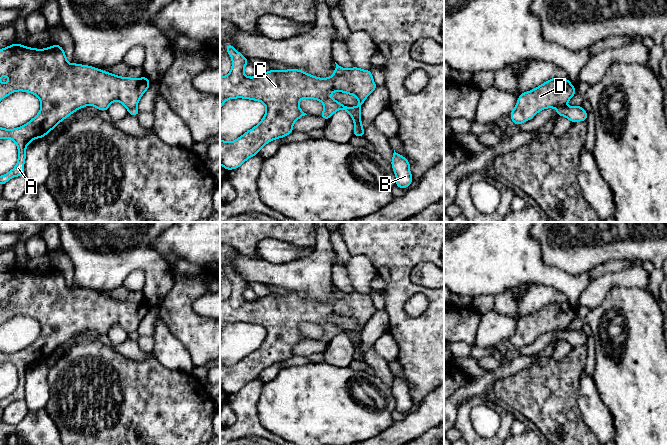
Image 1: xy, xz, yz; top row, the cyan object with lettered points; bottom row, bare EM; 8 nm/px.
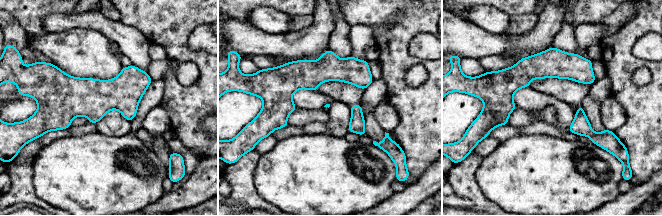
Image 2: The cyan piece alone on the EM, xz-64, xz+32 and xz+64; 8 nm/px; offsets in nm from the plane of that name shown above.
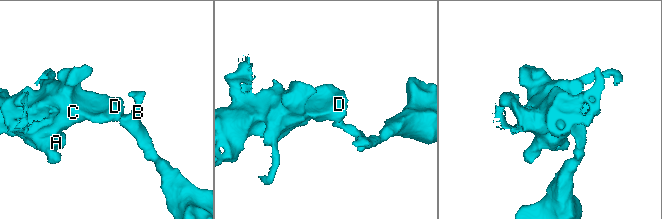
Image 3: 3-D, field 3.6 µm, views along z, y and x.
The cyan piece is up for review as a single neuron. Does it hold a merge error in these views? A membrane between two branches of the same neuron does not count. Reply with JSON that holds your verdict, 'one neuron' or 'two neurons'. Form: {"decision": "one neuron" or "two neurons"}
{"decision": "two neurons"}

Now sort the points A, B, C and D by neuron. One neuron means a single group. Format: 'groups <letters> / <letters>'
groups A C D / B

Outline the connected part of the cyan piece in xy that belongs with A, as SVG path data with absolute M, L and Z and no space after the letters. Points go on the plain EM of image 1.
M14 267L0 273L1 300L7 300L10 304L7 308L0 307L0 325L13 316L24 315L34 318L41 326L40 336L25 349L15 353L0 351L0 363L11 363L18 371L17 388L11 395L0 400L1 409L5 409L13 401L24 399L27 369L34 363L45 361L73 336L88 329L107 335L114 325L119 325L128 334L133 333L151 307L146 300L138 303L120 301L89 289L69 288L63 272L58 268L35 273Z

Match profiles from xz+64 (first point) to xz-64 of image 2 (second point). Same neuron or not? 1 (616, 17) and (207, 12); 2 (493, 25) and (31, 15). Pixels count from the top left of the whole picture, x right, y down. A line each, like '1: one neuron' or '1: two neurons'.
1: two neurons
2: two neurons

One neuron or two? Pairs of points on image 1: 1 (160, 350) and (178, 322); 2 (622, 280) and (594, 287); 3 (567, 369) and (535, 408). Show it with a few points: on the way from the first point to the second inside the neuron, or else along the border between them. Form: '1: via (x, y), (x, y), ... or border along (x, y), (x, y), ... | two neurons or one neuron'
1: border along (160, 316), (169, 331), (187, 350) | two neurons
2: via (615, 280), (609, 280), (601, 286) | one neuron
3: via (560, 379), (547, 392), (545, 398) | one neuron

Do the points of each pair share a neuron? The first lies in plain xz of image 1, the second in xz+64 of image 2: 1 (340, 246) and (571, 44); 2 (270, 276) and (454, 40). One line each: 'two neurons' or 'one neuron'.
1: one neuron
2: one neuron

